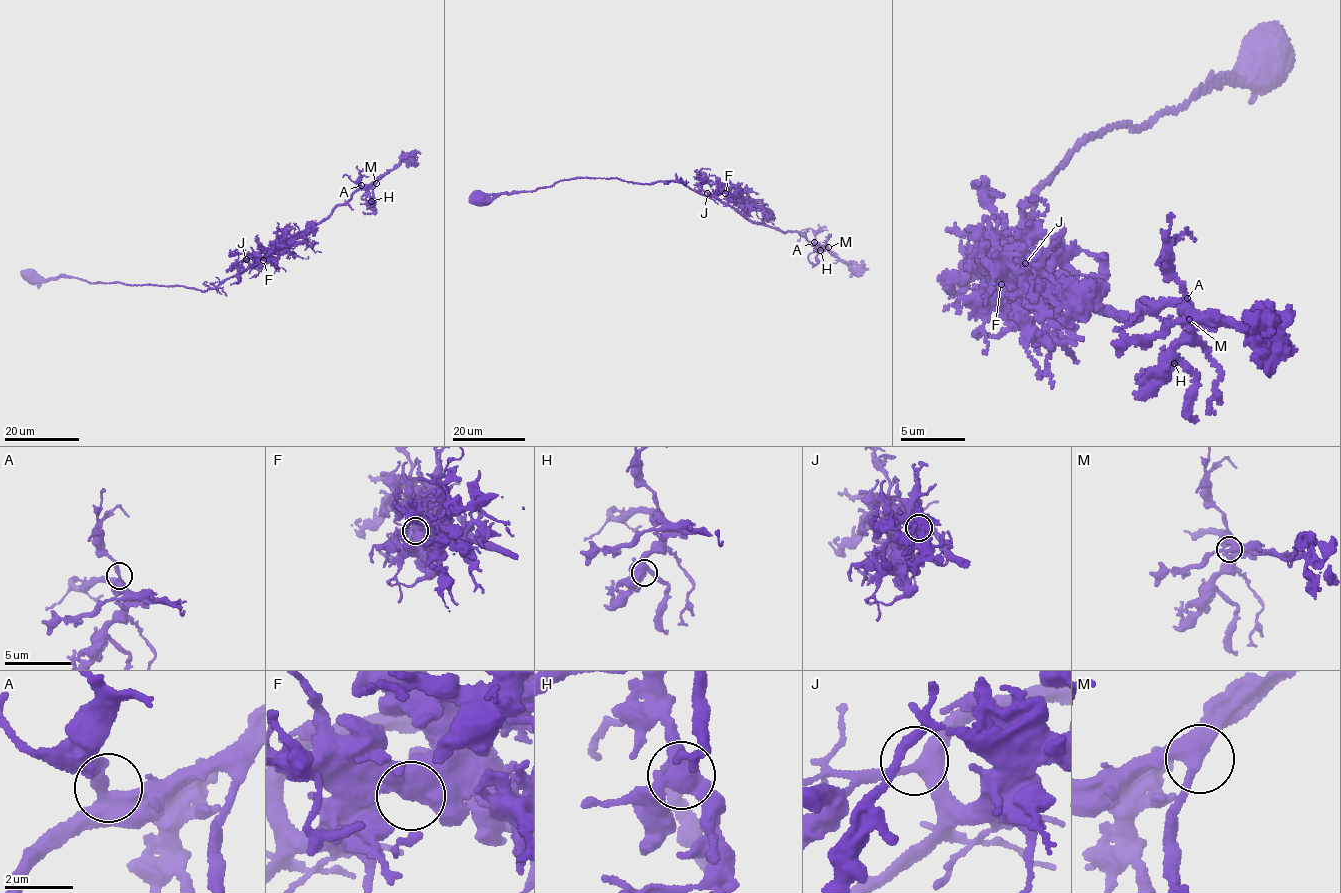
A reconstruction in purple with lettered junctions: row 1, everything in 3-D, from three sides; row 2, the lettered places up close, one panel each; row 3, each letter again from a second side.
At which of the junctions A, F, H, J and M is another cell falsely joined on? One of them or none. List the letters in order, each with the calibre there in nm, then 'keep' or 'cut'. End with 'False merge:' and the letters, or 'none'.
A: 420 nm thick; keep
F: 480 nm thick; cut
H: 420 nm thick; keep
J: 360 nm thick; keep
M: 400 nm thick; keep
False merge: F

